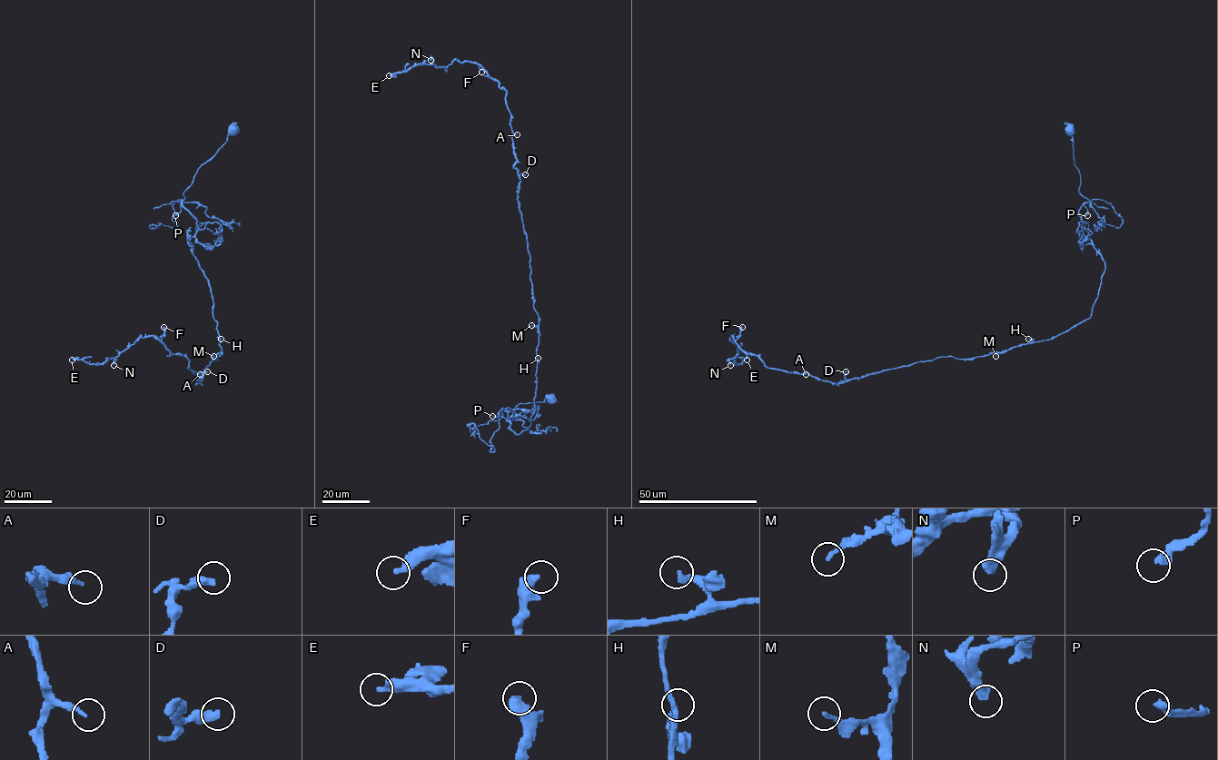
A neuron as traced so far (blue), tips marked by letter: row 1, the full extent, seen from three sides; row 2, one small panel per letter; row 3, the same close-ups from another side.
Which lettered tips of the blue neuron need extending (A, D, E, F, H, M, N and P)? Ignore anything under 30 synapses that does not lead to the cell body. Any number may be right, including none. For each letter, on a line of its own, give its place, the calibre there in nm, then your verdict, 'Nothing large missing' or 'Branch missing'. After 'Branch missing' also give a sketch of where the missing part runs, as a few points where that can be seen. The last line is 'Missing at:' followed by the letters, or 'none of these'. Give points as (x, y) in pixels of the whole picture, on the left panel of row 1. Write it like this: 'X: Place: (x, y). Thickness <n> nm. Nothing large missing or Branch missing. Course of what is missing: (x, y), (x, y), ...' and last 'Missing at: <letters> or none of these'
A: Place: (200, 374). Thickness 240 nm. Nothing large missing
D: Place: (207, 371). Thickness 400 nm. Nothing large missing
E: Place: (72, 360). Thickness 340 nm. Branch missing. Course of what is missing: (72, 360), (44, 352), (23, 341), (1, 320), (4, 315), (14, 313), (14, 308)
F: Place: (163, 327). Thickness 460 nm. Nothing large missing
H: Place: (221, 339). Thickness 240 nm. Nothing large missing
M: Place: (213, 356). Thickness 200 nm. Nothing large missing
N: Place: (113, 365). Thickness 480 nm. Nothing large missing
P: Place: (175, 215). Thickness 360 nm. Nothing large missing
Missing at: E

